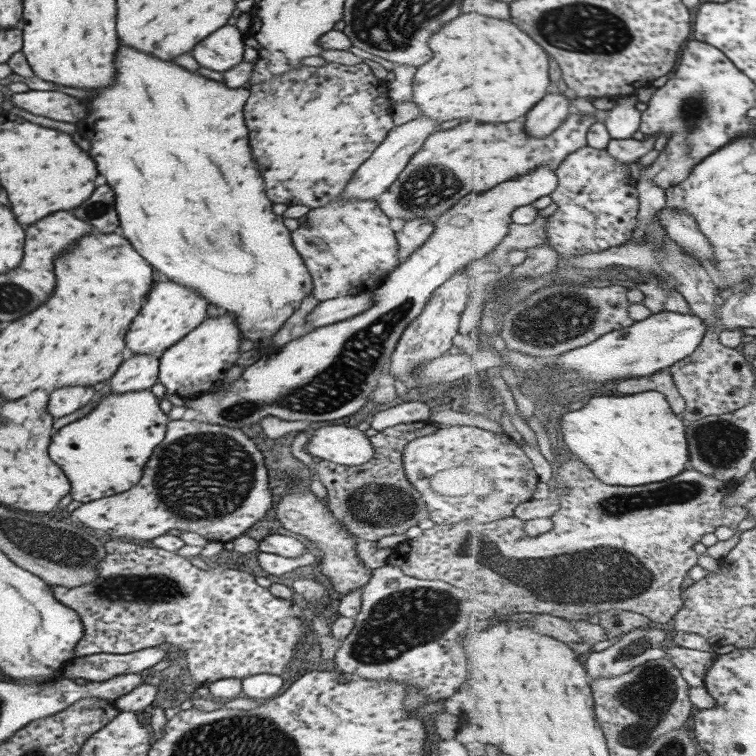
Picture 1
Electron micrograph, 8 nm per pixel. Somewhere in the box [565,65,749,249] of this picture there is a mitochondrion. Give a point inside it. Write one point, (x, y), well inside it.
(693, 110)

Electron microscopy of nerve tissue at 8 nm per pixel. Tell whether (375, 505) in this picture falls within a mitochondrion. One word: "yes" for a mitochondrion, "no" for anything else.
yes

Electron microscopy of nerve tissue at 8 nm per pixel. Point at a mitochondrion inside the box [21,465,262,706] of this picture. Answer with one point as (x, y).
(147, 587)

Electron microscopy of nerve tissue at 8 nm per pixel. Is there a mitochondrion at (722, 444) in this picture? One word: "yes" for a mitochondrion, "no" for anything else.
yes

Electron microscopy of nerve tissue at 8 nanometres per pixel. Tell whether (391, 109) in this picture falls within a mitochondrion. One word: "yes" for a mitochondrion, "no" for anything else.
no

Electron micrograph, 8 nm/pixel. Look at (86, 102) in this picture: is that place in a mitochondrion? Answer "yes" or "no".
no

